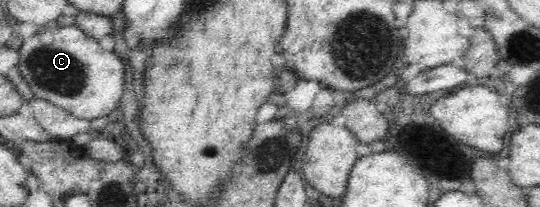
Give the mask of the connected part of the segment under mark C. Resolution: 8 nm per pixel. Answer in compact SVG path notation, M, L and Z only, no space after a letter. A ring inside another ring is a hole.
M58 26L50 30L42 27L32 38L24 38L19 48L19 63L17 68L30 90L36 98L46 100L79 119L94 120L101 116L109 116L120 103L124 92L124 64L114 51L106 52L100 48L100 44L94 38L86 34L78 27Z

